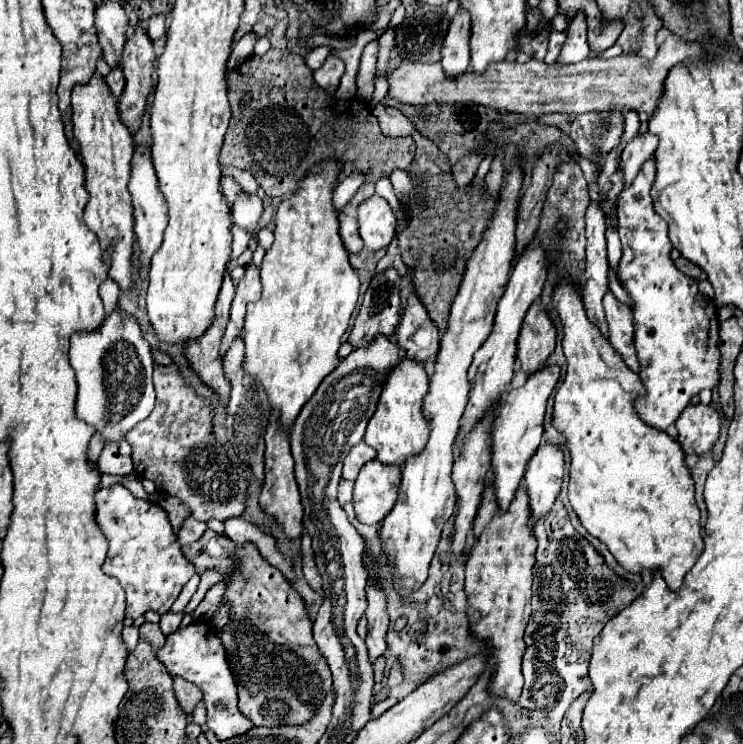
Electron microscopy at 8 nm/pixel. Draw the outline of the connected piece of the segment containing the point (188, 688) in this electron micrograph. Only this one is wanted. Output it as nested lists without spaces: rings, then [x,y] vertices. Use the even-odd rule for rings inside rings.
[[[174,679],[174,691],[176,691],[176,699],[178,699],[180,707],[184,709],[184,713],[192,715],[194,707],[202,701],[200,689],[192,687],[192,683],[188,683],[184,679]]]

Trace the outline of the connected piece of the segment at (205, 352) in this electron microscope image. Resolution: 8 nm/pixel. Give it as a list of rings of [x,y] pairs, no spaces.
[[[224,273],[224,283],[218,293],[216,309],[214,309],[214,319],[212,325],[206,329],[206,333],[198,339],[190,339],[184,345],[184,353],[194,367],[194,371],[202,377],[206,385],[210,385],[224,403],[228,403],[228,391],[230,391],[230,381],[224,375],[222,369],[222,355],[220,355],[220,339],[228,323],[230,315],[230,303],[234,299],[234,283],[228,273]]]

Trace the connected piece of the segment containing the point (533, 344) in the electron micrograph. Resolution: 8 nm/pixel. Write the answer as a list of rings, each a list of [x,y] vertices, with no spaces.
[[[540,301],[532,303],[524,317],[524,325],[518,337],[518,361],[520,369],[534,373],[538,371],[556,347],[556,327],[548,317]]]

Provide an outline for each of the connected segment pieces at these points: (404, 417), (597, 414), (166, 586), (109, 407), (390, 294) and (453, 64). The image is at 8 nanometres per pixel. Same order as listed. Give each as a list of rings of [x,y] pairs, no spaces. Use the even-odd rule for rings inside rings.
[[[402,357],[392,373],[386,377],[386,383],[380,393],[378,407],[366,427],[364,441],[378,451],[376,459],[386,465],[402,465],[406,457],[424,449],[428,441],[428,423],[422,415],[422,399],[428,393],[428,377],[424,371],[424,363]]]
[[[568,281],[558,283],[554,291],[554,309],[564,325],[564,355],[568,359],[566,379],[554,397],[554,427],[566,437],[566,447],[572,455],[570,467],[570,505],[576,511],[580,523],[586,531],[600,539],[608,551],[614,555],[618,565],[630,573],[660,571],[668,589],[678,590],[686,571],[698,561],[704,551],[704,541],[700,535],[700,511],[694,501],[694,481],[688,467],[684,465],[684,453],[680,443],[672,439],[666,431],[646,425],[634,409],[638,395],[644,395],[644,385],[636,373],[632,373],[620,355],[614,353],[606,337],[600,335],[584,311],[580,291]]]
[[[122,485],[98,489],[96,507],[98,525],[102,527],[110,543],[104,569],[108,575],[114,575],[126,591],[126,615],[132,615],[132,619],[136,619],[146,611],[156,611],[160,615],[168,613],[182,587],[196,571],[194,565],[184,559],[178,537],[172,533],[166,511],[160,505],[134,497]]]
[[[114,311],[92,335],[72,335],[70,365],[78,379],[76,417],[86,421],[88,425],[94,425],[96,431],[102,429],[104,439],[124,439],[128,429],[132,429],[152,413],[152,353],[148,341],[140,333],[138,321],[132,315]]]
[[[392,269],[378,273],[364,295],[362,307],[354,319],[348,343],[354,349],[366,347],[376,335],[390,337],[400,323],[400,275]]]
[[[462,7],[454,15],[442,45],[442,67],[452,75],[462,75],[470,63],[470,15]]]

